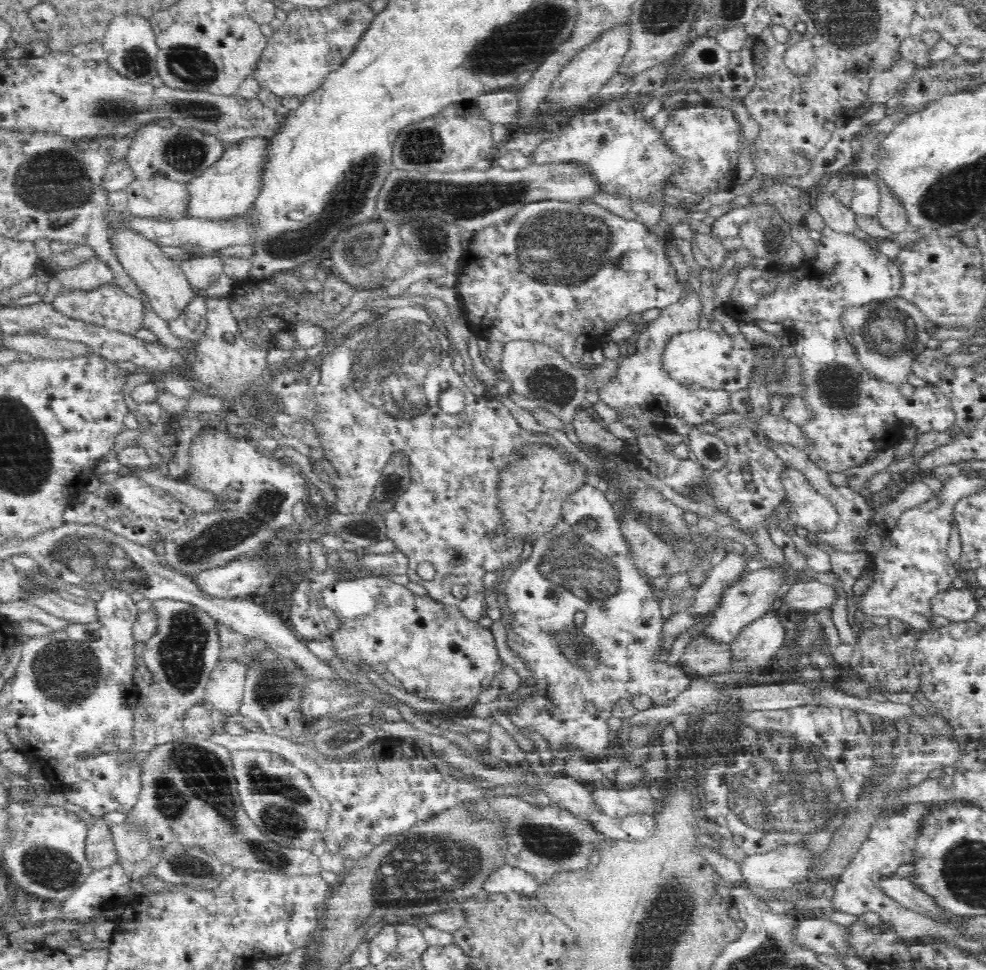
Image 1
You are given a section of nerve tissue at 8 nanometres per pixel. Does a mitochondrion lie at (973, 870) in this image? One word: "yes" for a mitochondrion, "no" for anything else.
yes

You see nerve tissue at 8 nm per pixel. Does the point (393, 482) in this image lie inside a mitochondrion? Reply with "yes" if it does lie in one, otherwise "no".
yes

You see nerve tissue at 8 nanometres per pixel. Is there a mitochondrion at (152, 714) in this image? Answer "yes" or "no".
no

